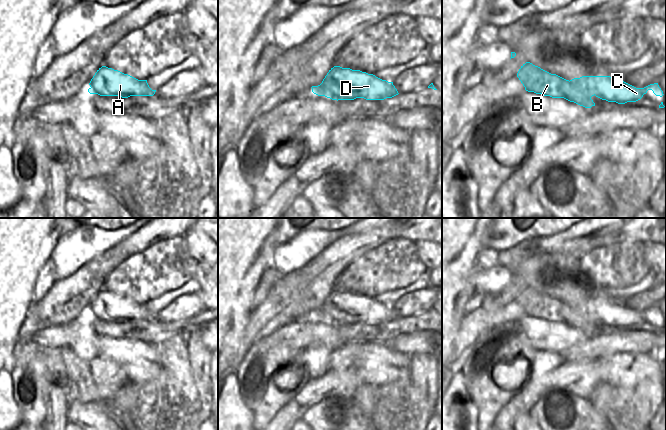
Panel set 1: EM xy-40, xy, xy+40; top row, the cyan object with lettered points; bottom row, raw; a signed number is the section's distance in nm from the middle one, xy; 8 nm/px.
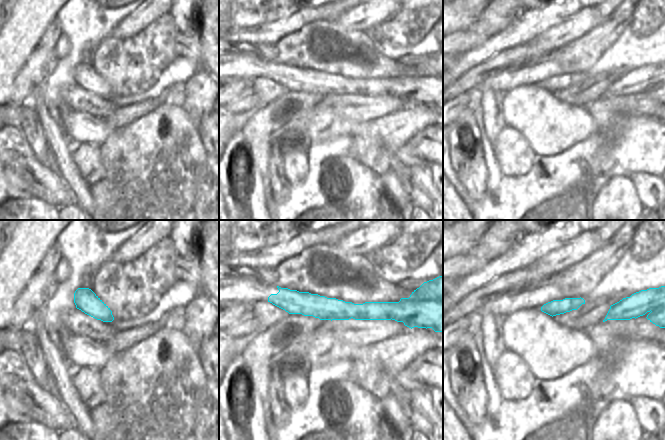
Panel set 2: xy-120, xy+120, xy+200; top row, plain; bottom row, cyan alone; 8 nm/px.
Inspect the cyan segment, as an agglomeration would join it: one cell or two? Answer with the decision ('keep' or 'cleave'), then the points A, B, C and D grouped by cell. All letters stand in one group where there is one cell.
cleave; groups A C D / B

